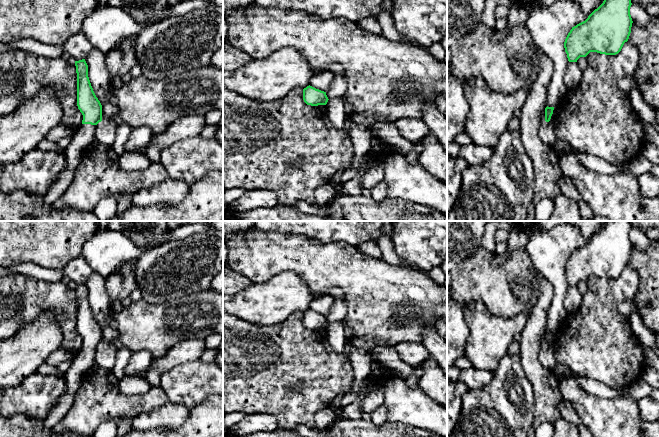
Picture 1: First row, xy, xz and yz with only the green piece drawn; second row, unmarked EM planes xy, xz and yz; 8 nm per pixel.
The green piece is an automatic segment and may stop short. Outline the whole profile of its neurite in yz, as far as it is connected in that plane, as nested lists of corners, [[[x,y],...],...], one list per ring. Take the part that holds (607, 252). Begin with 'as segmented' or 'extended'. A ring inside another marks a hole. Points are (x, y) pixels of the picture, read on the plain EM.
as segmented | [[[605,221],[588,242],[572,251],[564,272],[569,286],[577,286],[590,276],[618,278],[628,265],[632,242],[630,221]]]

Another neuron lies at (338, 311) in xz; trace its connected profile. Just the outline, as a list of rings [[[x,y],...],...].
[[[335,298],[329,314],[326,316],[328,323],[343,321],[347,314],[348,303],[345,299]]]

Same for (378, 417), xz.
[[[384,405],[380,406],[370,414],[370,417],[375,425],[380,426],[384,424],[387,419],[387,408]]]

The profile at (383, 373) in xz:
[[[380,365],[380,369],[375,372],[374,374],[371,375],[372,379],[374,381],[379,381],[380,379],[382,379],[384,382],[388,379],[393,378],[393,373],[388,370],[385,366]]]

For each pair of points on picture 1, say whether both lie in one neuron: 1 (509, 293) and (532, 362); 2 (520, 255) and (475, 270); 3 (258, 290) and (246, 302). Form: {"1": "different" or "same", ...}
{"1": "different", "2": "same", "3": "same"}

